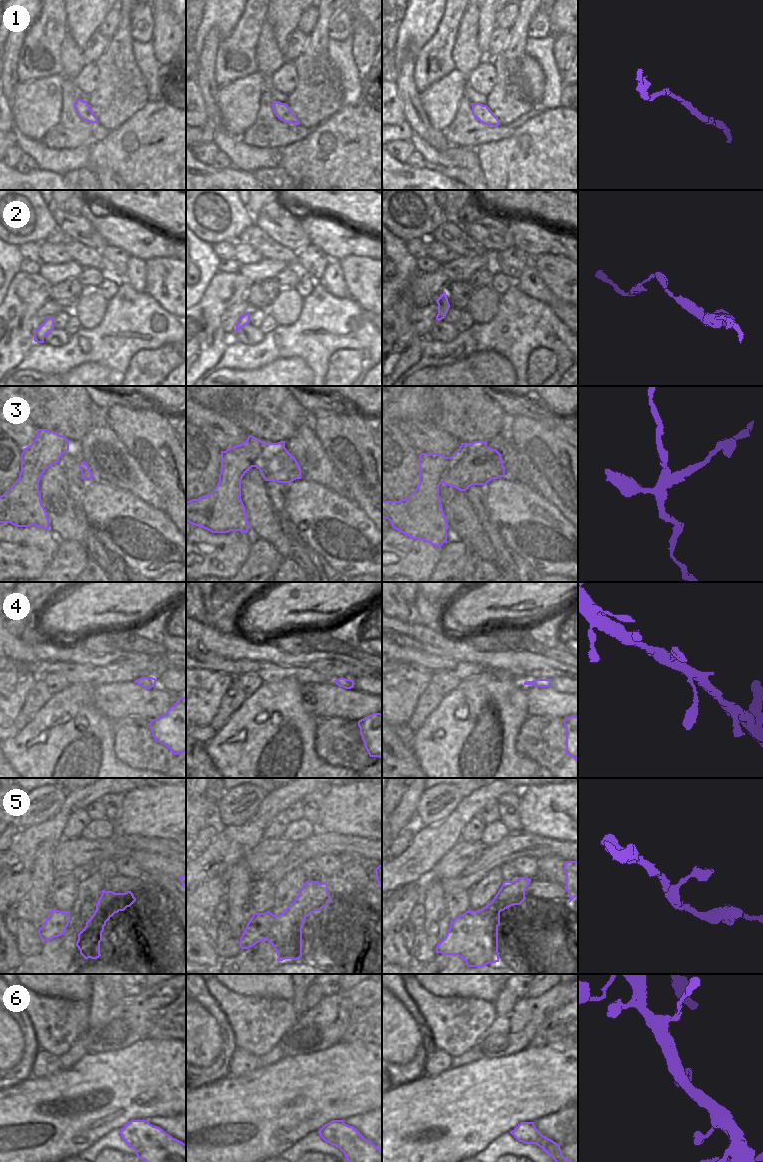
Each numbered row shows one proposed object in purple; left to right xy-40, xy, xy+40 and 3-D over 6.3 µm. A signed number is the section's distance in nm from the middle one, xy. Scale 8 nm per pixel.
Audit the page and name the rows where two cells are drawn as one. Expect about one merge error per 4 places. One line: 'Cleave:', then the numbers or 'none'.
Cleave: 3

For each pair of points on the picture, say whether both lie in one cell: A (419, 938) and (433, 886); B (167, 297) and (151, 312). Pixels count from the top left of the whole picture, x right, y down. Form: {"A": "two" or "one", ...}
{"A": "two", "B": "two"}

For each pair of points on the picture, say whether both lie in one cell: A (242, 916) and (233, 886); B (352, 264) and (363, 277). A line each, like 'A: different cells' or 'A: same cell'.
A: same cell
B: same cell

